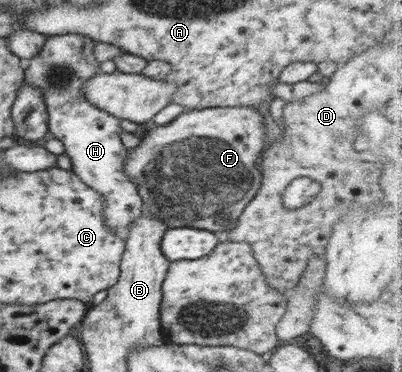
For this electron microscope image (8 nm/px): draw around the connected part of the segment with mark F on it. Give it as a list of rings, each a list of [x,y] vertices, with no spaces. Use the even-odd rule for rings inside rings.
[[[211,107],[182,112],[168,124],[148,131],[136,148],[128,151],[124,173],[137,186],[145,209],[170,229],[189,227],[204,231],[227,231],[236,227],[242,211],[259,191],[263,181],[258,167],[266,149],[266,125],[253,107]]]

